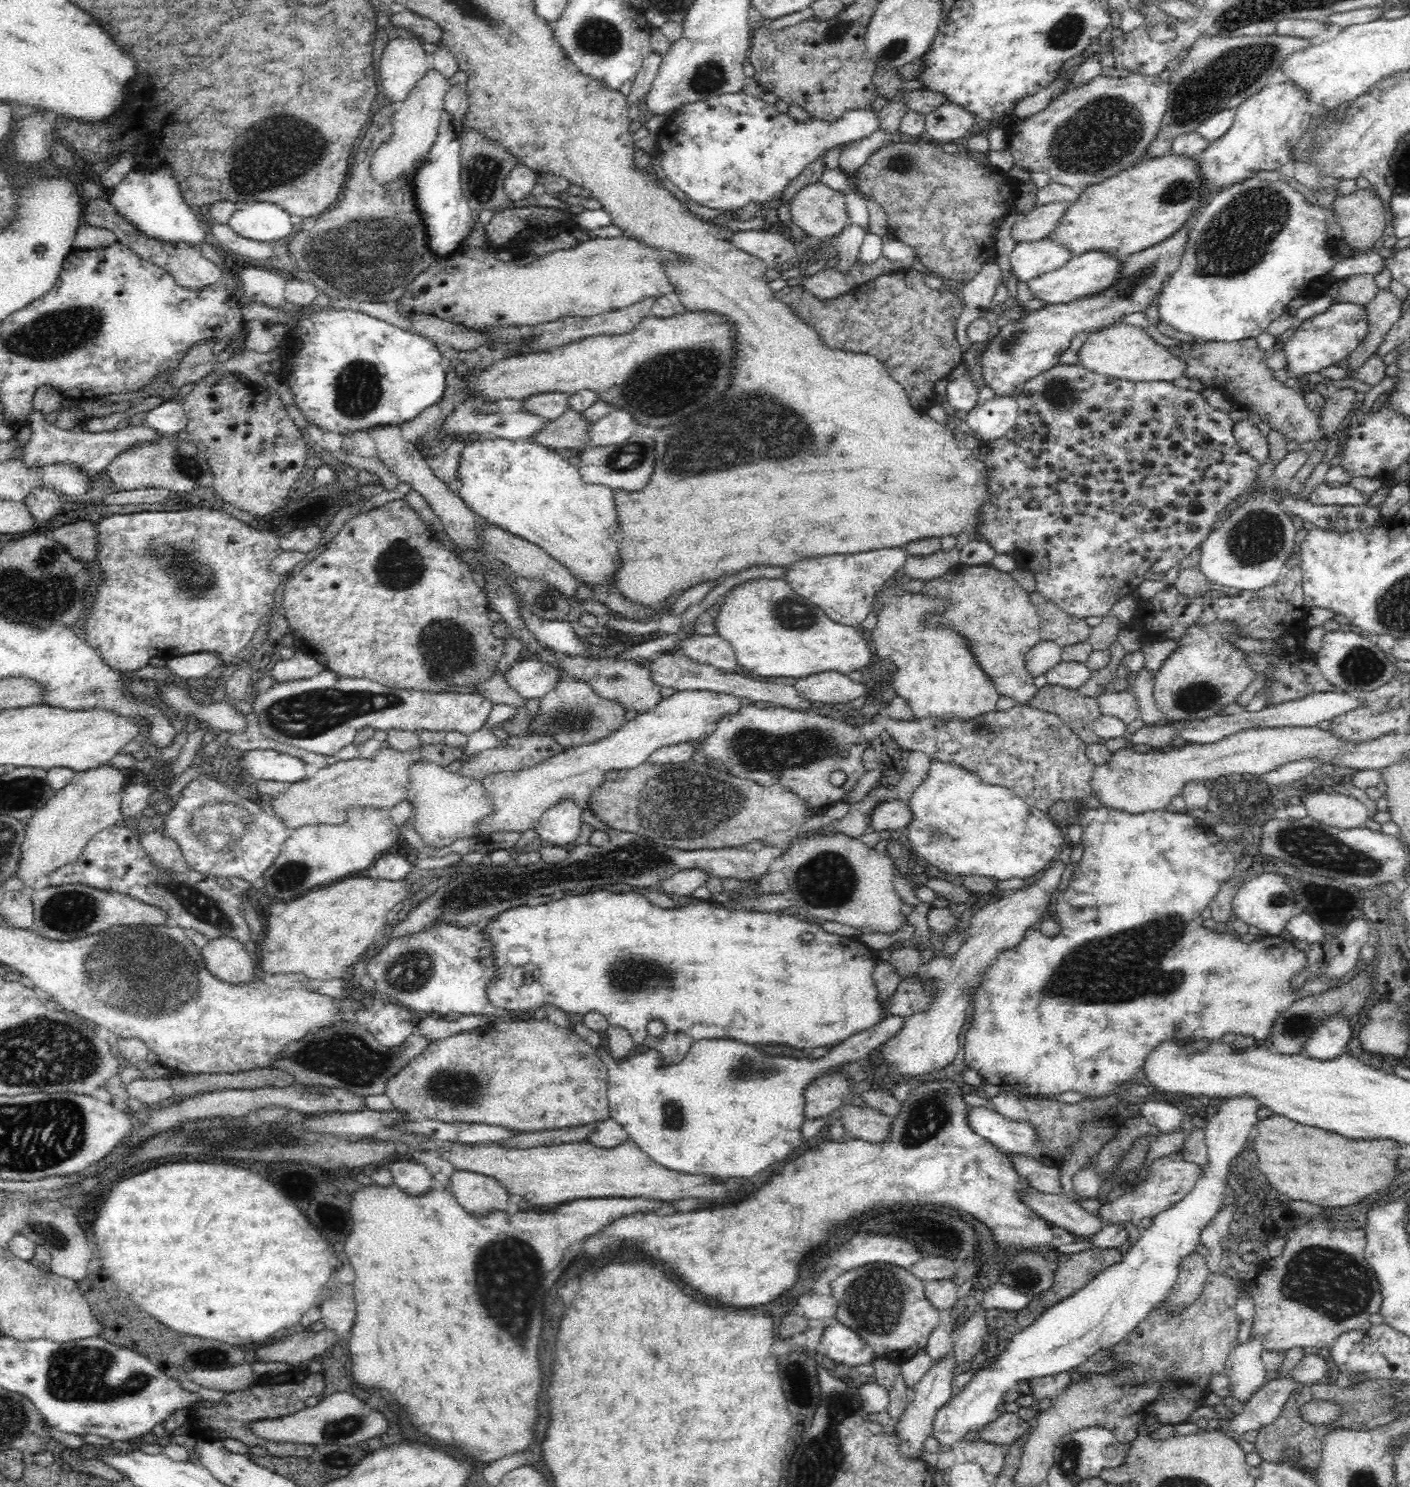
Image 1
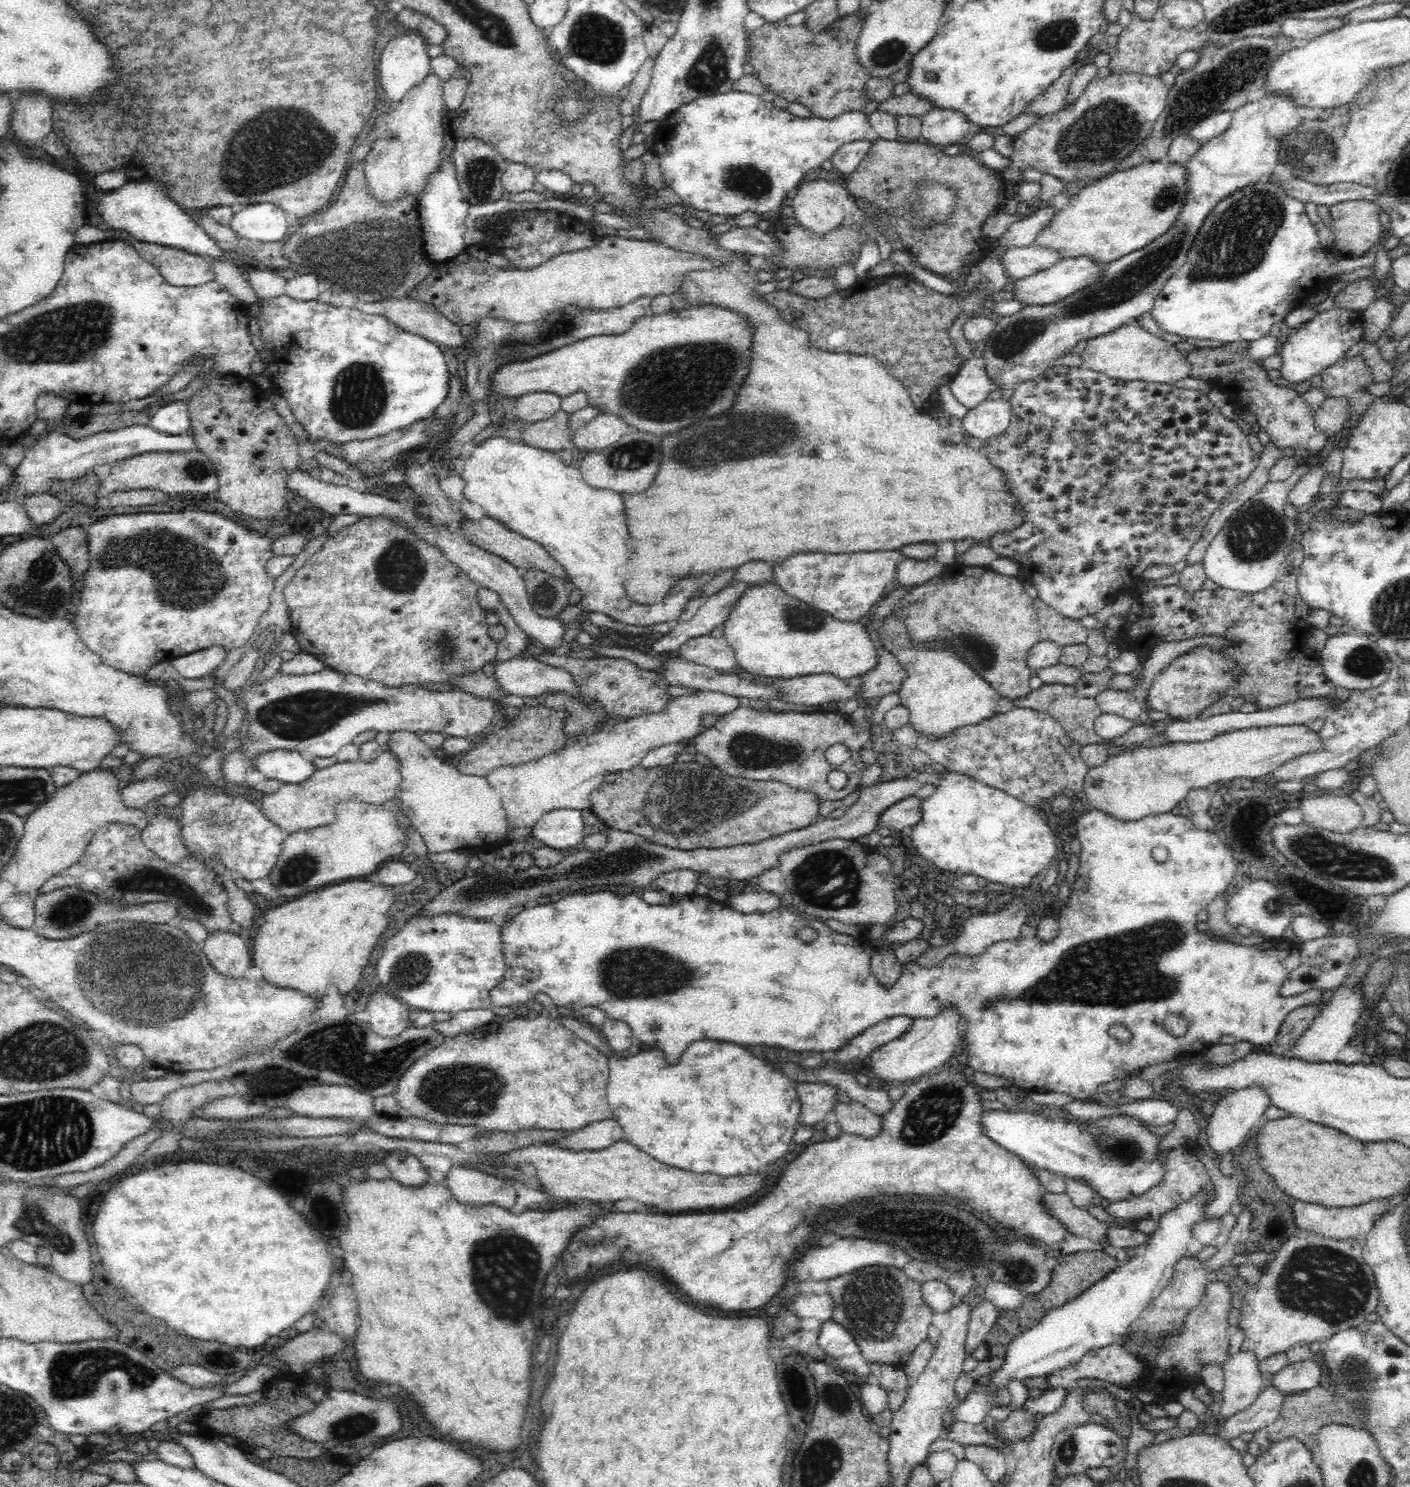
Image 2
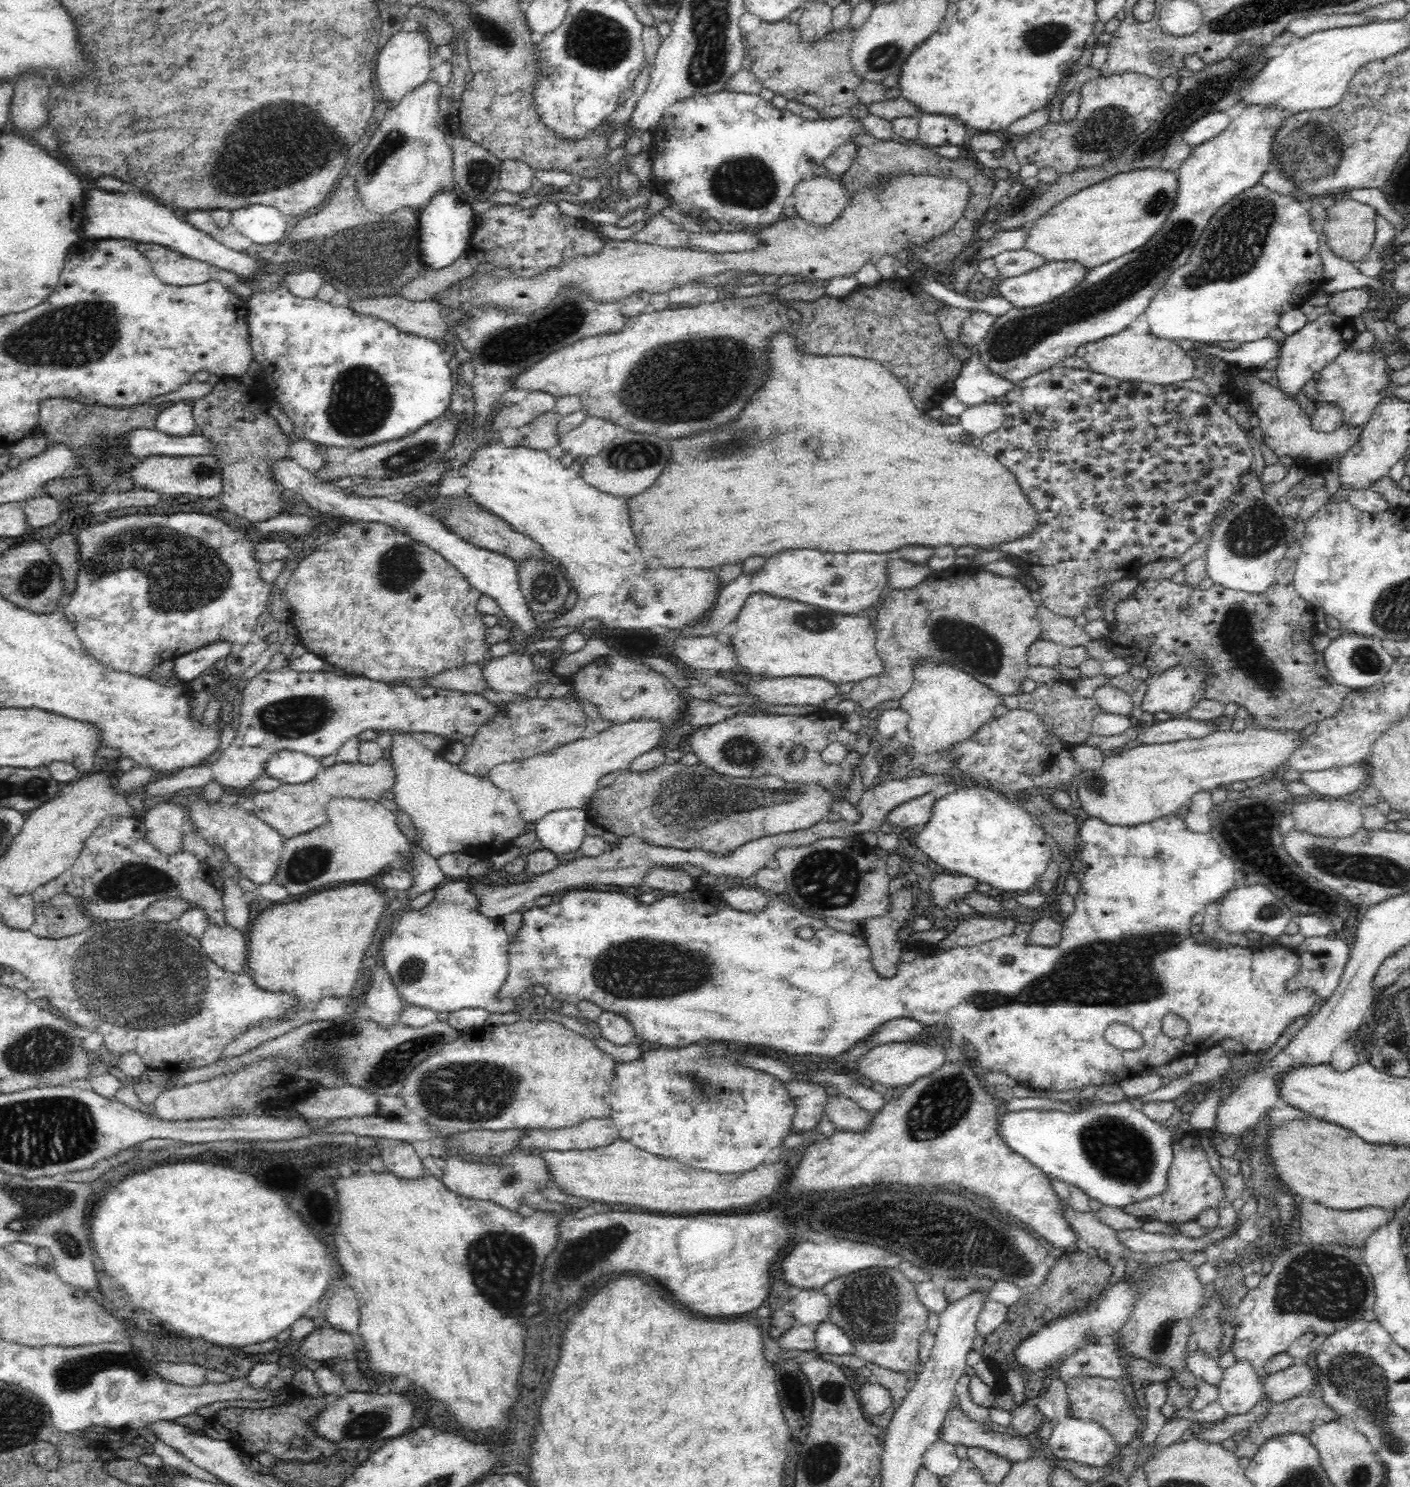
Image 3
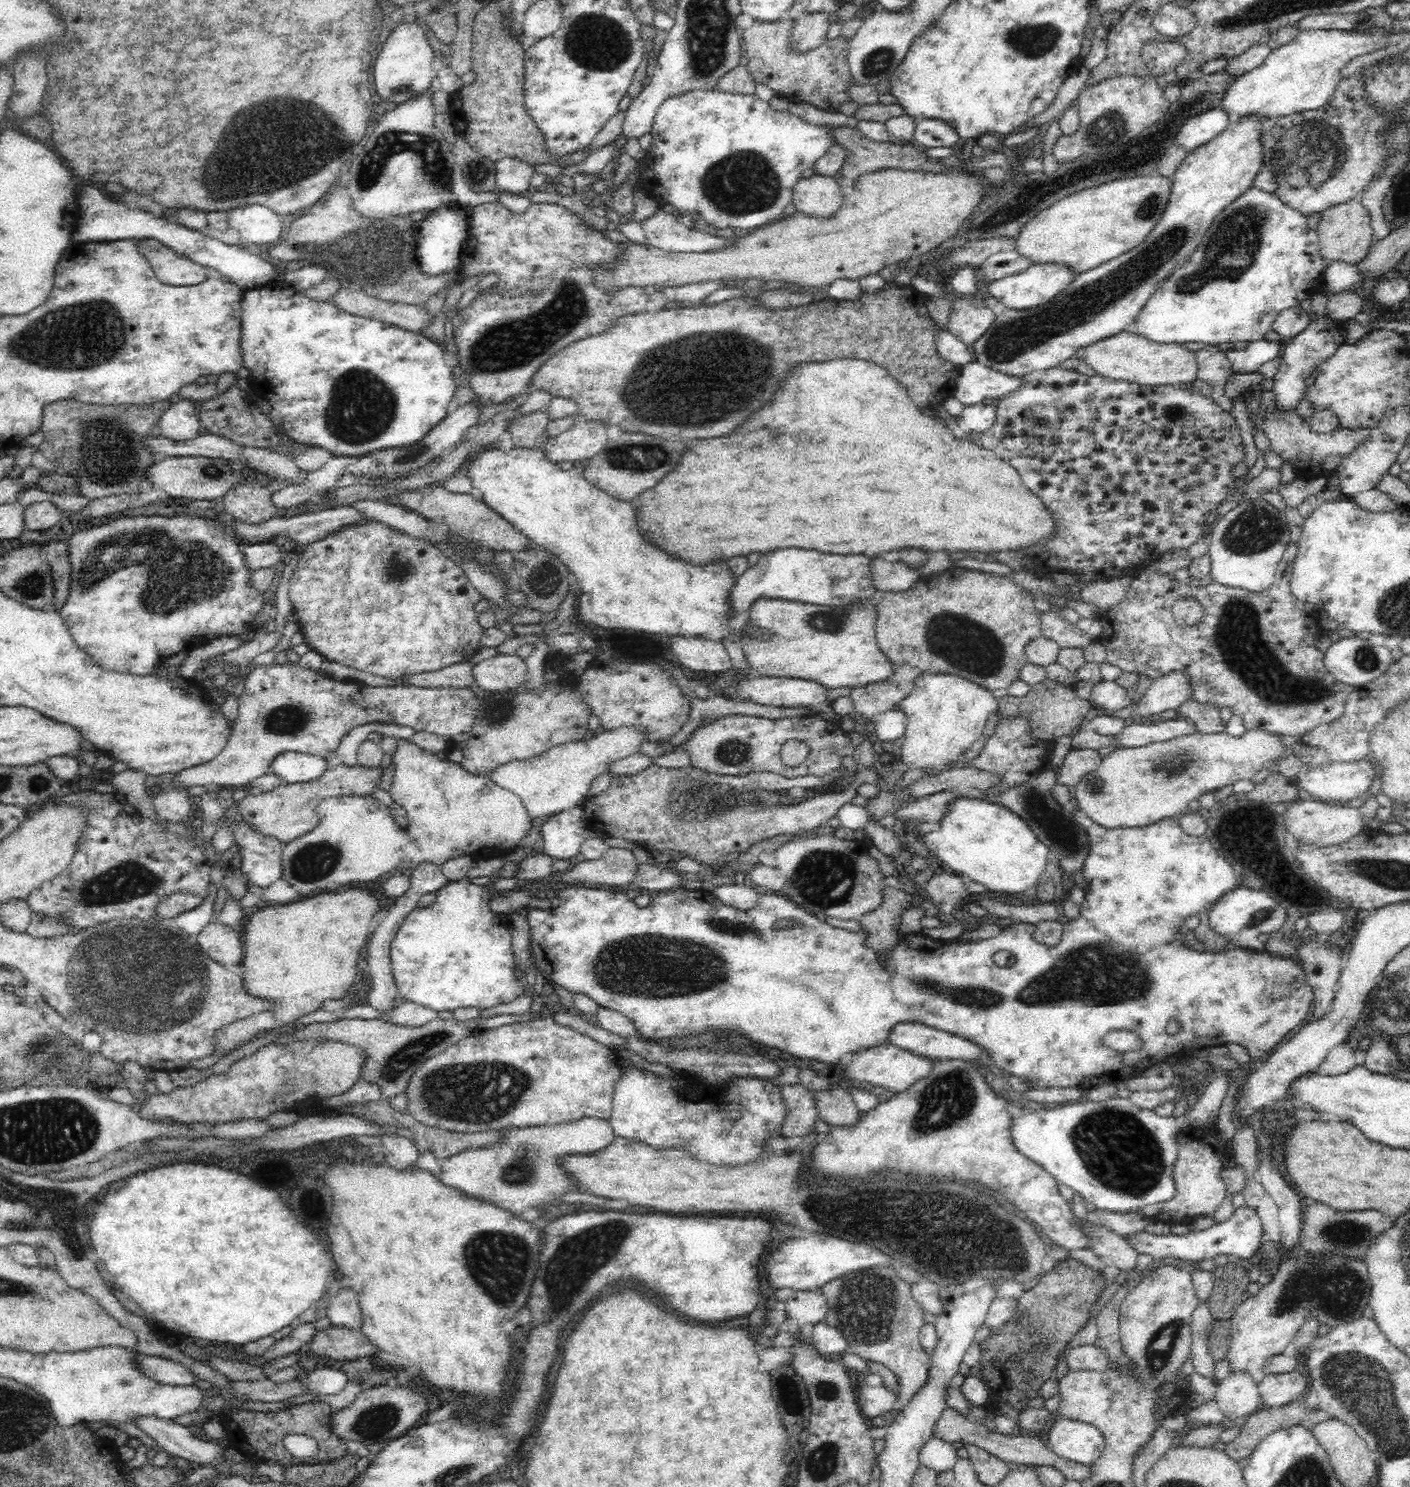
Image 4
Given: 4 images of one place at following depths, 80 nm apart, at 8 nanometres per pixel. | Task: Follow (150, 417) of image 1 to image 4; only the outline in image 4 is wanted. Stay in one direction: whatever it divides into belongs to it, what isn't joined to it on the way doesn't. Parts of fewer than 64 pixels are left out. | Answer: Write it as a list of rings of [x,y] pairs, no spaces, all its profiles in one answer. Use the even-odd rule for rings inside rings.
[[[180,398],[166,410],[160,419],[160,428],[164,438],[175,443],[186,443],[200,436],[200,421],[196,416],[197,404]]]

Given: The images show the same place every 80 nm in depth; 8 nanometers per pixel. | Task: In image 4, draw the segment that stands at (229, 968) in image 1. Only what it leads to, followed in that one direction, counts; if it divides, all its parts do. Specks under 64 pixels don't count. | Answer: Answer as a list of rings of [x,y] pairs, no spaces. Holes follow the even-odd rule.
[[[217,918],[211,920],[197,934],[200,948],[218,964],[240,964],[243,958],[241,929],[221,923]]]

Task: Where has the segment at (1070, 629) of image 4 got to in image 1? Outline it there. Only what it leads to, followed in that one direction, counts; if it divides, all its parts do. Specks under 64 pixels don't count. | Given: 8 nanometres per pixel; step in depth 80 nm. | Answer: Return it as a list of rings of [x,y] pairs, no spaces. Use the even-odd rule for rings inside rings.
[[[1036,590],[1029,594],[1030,601],[1036,608],[1040,620],[1039,638],[1051,641],[1060,647],[1088,641],[1091,627],[1084,619],[1076,619],[1047,602]]]

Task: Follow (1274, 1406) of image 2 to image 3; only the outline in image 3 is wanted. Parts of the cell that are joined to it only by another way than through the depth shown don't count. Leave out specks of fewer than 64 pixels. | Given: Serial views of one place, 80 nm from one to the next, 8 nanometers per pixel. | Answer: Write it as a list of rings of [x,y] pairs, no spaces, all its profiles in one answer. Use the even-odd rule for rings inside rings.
[[[1263,1397],[1250,1412],[1240,1416],[1226,1416],[1216,1426],[1198,1432],[1195,1437],[1206,1444],[1220,1444],[1225,1439],[1229,1438],[1235,1433],[1246,1431],[1247,1426],[1265,1415],[1265,1410],[1272,1405],[1267,1398]]]

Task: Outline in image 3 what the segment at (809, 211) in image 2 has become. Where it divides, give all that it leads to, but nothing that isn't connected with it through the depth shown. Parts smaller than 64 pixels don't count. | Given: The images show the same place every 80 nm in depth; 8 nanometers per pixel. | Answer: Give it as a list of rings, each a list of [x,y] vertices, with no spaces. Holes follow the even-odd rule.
[[[816,172],[816,176],[801,180],[796,184],[791,204],[796,208],[797,214],[802,215],[808,222],[828,226],[841,215],[848,197],[849,194],[838,179]]]

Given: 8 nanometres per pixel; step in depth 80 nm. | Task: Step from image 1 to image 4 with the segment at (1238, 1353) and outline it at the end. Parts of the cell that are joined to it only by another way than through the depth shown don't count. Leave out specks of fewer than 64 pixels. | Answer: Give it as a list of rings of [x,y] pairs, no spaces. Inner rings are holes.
[[[1229,1372],[1215,1392],[1215,1401],[1224,1418],[1236,1420],[1261,1409],[1258,1384],[1247,1372]]]

